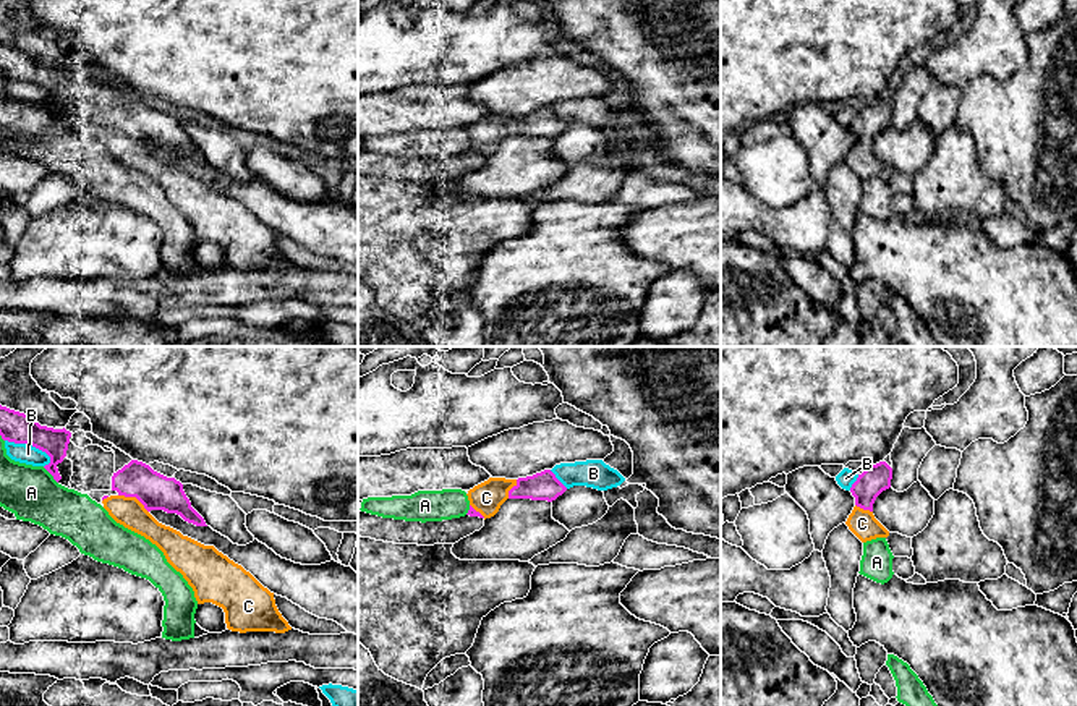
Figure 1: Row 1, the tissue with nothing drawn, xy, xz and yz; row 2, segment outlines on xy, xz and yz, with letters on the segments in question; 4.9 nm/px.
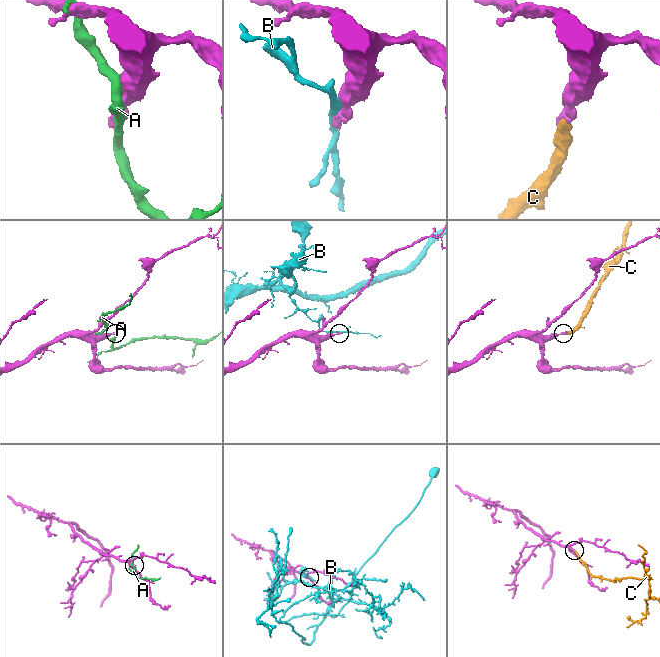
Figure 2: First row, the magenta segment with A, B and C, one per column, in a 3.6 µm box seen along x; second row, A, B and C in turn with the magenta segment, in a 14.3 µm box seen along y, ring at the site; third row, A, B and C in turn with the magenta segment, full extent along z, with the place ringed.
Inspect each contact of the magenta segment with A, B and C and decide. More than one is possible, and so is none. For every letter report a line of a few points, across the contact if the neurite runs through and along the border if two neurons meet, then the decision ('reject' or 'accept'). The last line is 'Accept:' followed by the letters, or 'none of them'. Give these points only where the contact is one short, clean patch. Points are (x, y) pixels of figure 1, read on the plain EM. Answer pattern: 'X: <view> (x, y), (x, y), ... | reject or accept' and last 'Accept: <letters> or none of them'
A: reject
B: xy (5, 76), (15, 81), (31, 81), (41, 86), (51, 99) | reject
C: accept
Accept: C

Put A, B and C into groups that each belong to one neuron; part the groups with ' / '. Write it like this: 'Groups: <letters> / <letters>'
Groups: A / B / C

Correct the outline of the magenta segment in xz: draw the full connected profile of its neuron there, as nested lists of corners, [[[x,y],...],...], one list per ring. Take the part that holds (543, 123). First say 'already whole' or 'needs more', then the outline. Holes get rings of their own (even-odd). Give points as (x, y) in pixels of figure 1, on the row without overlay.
needs more; [[[551,107],[518,117],[489,115],[468,128],[470,147],[466,152],[486,157],[494,154],[507,136],[552,139],[565,128],[567,125]]]

